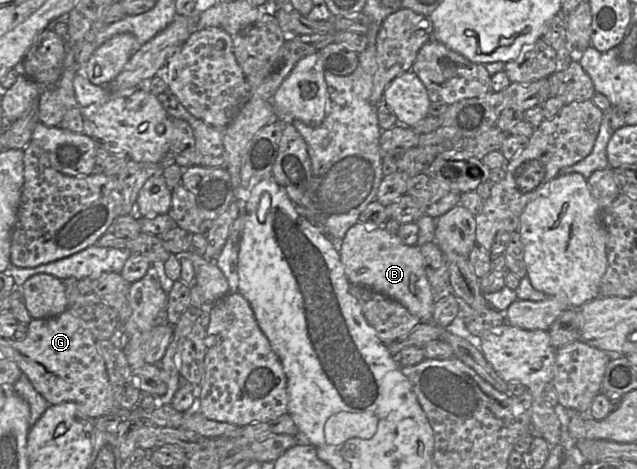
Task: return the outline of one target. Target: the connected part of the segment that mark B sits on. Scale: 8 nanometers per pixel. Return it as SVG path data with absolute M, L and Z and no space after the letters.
M357 222L348 229L339 247L339 255L345 274L350 282L370 288L393 298L404 305L421 321L432 321L434 295L424 268L424 260L416 245L405 245L397 234L389 233L384 227L370 228Z

